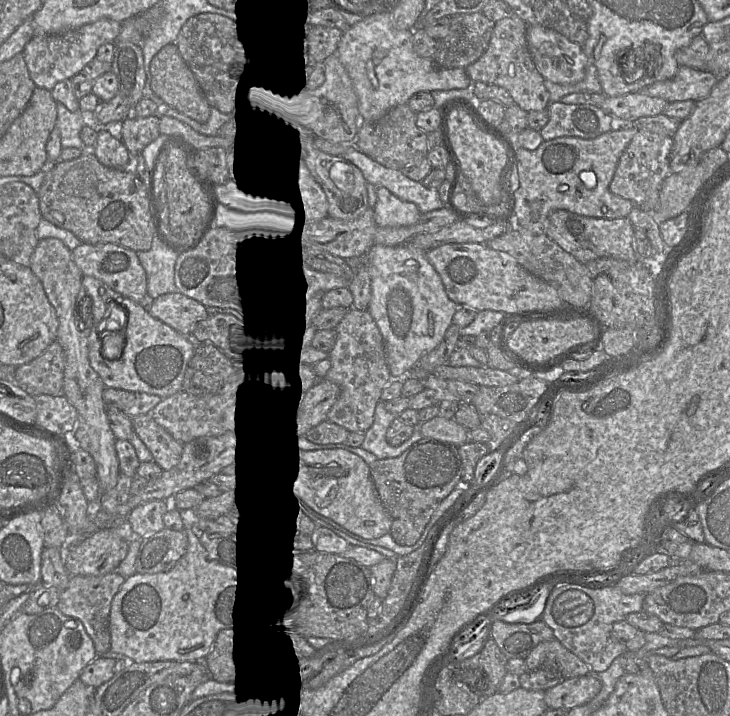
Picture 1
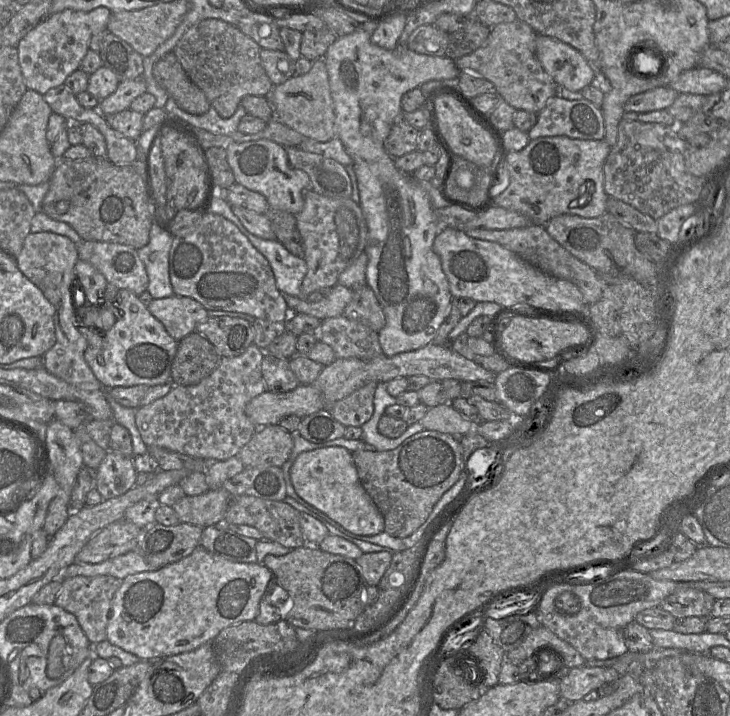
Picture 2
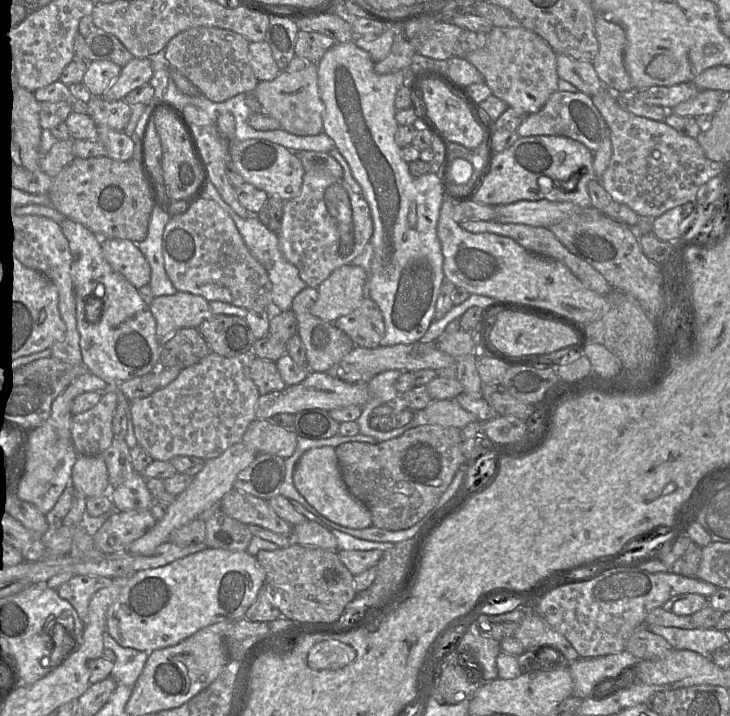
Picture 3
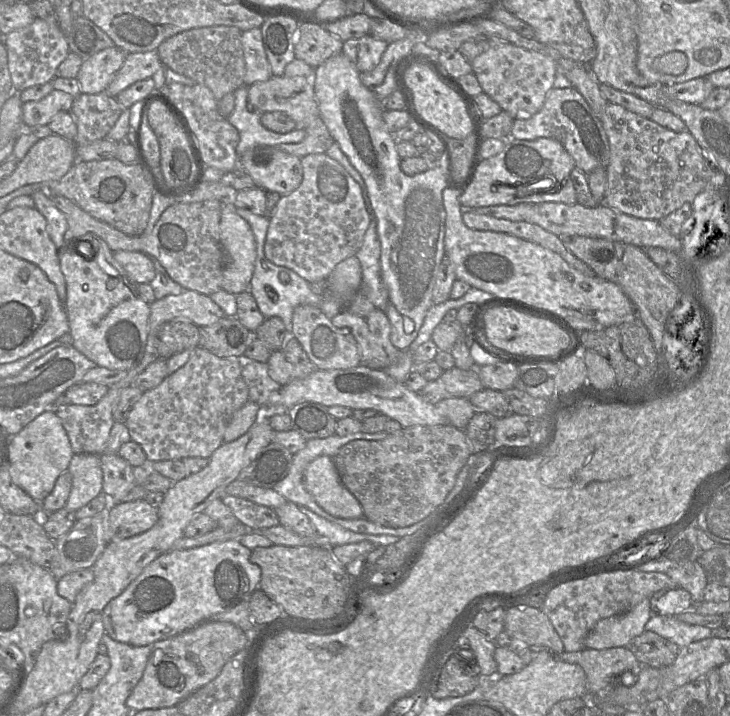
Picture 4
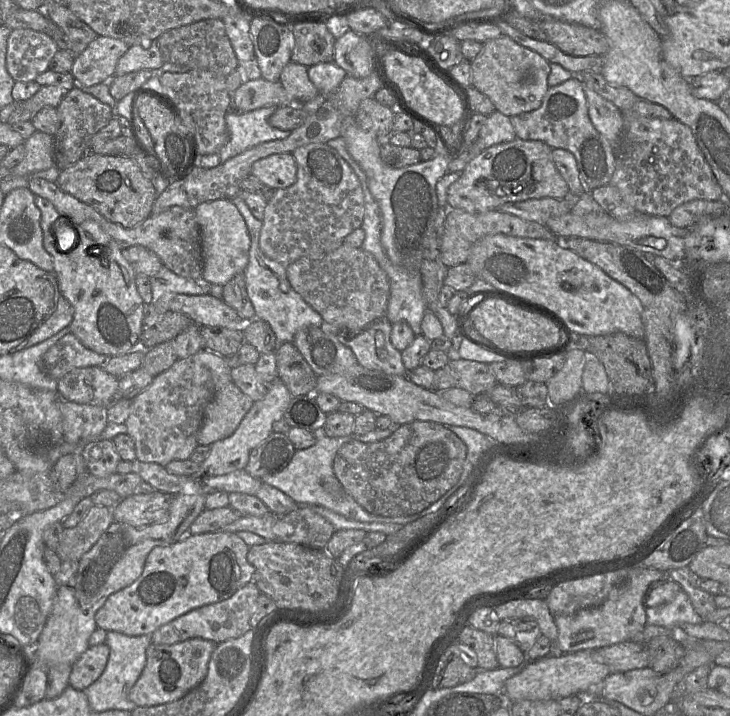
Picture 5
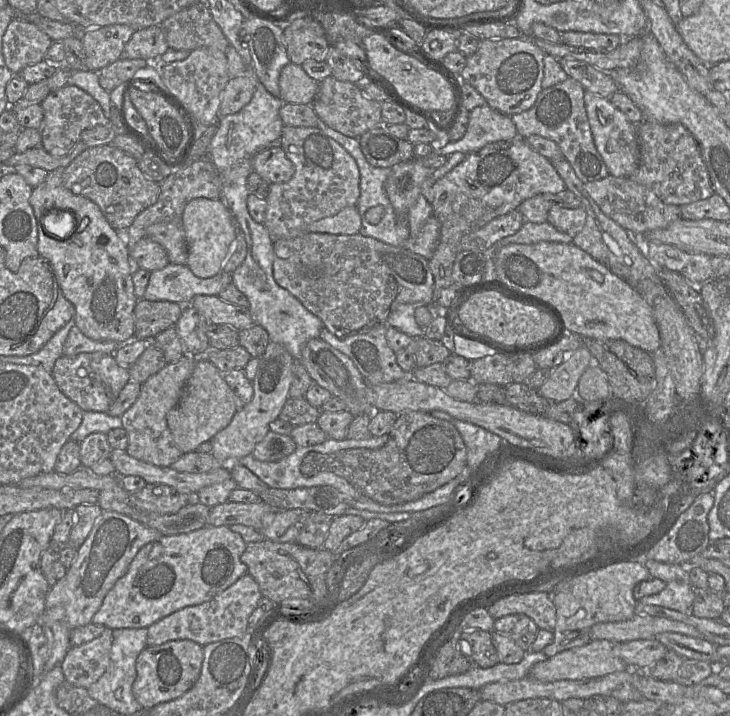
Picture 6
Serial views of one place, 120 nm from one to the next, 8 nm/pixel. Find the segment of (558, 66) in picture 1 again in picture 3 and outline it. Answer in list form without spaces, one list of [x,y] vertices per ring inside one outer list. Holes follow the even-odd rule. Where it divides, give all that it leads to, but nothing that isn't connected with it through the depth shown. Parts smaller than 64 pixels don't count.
[[[557,54],[556,65],[560,79],[574,85],[580,92],[588,96],[593,96],[605,87],[592,61],[578,61],[565,54]]]

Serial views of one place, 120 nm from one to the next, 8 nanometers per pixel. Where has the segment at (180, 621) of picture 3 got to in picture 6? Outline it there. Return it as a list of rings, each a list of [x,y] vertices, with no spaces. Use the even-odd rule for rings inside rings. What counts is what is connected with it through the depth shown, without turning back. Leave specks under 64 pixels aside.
[[[228,526],[161,536],[137,552],[125,575],[104,597],[92,623],[110,629],[148,628],[175,611],[210,600],[247,574],[247,566],[240,560],[246,545]]]

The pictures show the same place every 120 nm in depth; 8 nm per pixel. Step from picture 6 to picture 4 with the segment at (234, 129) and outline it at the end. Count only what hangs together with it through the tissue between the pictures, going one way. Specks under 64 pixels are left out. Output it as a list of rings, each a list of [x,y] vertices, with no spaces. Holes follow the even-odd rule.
[[[242,86],[234,92],[235,107],[232,114],[227,118],[240,136],[239,144],[236,148],[238,158],[250,148],[257,146],[279,146],[284,143],[301,142],[306,131],[303,128],[296,128],[285,134],[280,134],[268,130],[261,123],[259,112],[250,112],[248,105],[248,87]]]

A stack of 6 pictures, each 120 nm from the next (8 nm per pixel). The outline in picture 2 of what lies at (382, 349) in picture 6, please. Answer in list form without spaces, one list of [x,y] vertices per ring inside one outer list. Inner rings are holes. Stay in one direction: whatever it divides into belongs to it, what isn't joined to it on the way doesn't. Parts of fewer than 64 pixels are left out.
[[[367,284],[353,290],[352,299],[342,315],[376,332],[379,332],[386,324],[383,309]]]

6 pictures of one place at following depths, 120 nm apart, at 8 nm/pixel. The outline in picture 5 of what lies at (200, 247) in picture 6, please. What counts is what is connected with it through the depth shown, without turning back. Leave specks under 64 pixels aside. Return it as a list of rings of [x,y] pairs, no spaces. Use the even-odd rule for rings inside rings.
[[[231,199],[205,202],[194,208],[200,229],[203,255],[203,281],[212,285],[225,285],[244,273],[249,262],[250,235],[247,225]]]

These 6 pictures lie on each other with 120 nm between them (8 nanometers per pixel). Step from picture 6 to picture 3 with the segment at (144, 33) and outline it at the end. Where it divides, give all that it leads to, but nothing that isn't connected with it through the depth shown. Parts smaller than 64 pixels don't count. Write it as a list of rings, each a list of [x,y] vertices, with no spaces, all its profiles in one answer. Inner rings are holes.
[[[133,58],[101,96],[106,101],[123,100],[136,88],[149,84],[153,69],[149,58]]]

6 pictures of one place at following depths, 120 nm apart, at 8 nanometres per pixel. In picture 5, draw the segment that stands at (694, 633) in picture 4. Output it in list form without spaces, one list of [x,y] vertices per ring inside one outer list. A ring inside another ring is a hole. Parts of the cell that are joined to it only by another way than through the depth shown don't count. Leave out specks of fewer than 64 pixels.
[[[684,590],[669,603],[658,607],[646,607],[647,624],[664,627],[670,631],[686,624],[701,624],[702,617],[694,610]]]

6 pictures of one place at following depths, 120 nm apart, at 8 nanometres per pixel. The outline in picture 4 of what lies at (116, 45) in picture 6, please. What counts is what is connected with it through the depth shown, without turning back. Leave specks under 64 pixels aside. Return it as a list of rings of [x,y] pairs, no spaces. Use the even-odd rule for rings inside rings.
[[[117,46],[106,48],[84,60],[76,79],[81,93],[104,93],[122,67],[127,53]]]

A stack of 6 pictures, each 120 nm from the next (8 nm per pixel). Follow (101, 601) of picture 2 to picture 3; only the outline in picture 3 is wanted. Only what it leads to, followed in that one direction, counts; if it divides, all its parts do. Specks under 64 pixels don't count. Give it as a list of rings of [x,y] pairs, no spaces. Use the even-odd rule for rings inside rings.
[[[75,575],[58,589],[58,595],[67,600],[76,610],[84,623],[88,614],[88,606],[93,595],[112,583],[111,578],[91,575]]]

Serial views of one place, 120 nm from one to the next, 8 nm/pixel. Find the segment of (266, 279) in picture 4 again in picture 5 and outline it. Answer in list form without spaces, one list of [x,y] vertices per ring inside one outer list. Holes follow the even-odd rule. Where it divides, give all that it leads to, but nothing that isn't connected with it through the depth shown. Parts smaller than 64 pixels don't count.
[[[239,194],[232,199],[232,202],[243,216],[250,235],[249,262],[244,271],[244,277],[247,294],[254,307],[256,318],[271,326],[279,343],[293,342],[295,334],[304,327],[320,327],[323,321],[321,315],[293,290],[287,279],[286,267],[262,252],[259,240],[263,222],[254,217]]]

